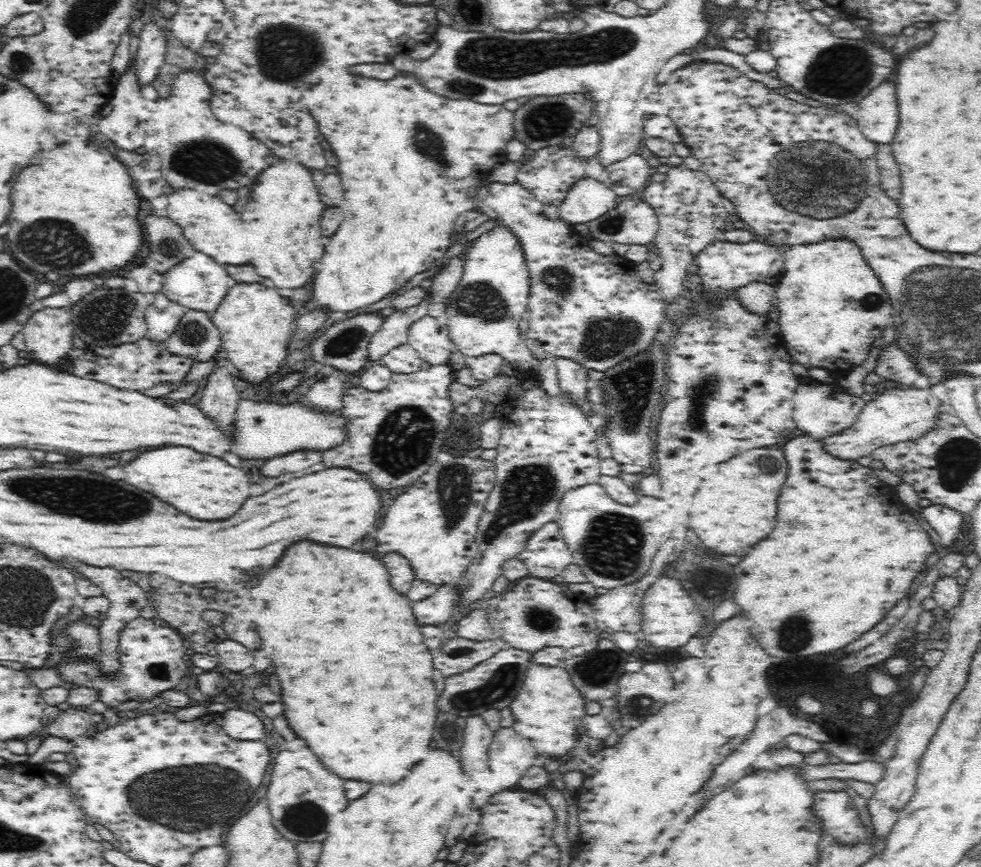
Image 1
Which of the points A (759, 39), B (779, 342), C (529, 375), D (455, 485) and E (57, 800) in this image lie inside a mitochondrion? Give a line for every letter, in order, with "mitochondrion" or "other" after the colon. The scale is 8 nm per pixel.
A: other
B: other
C: other
D: mitochondrion
E: other

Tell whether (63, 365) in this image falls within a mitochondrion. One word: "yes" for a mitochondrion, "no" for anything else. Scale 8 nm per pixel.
no

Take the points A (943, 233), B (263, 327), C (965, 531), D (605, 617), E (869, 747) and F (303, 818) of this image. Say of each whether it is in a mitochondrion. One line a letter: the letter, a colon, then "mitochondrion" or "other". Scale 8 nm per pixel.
A: other
B: other
C: other
D: other
E: other
F: mitochondrion

